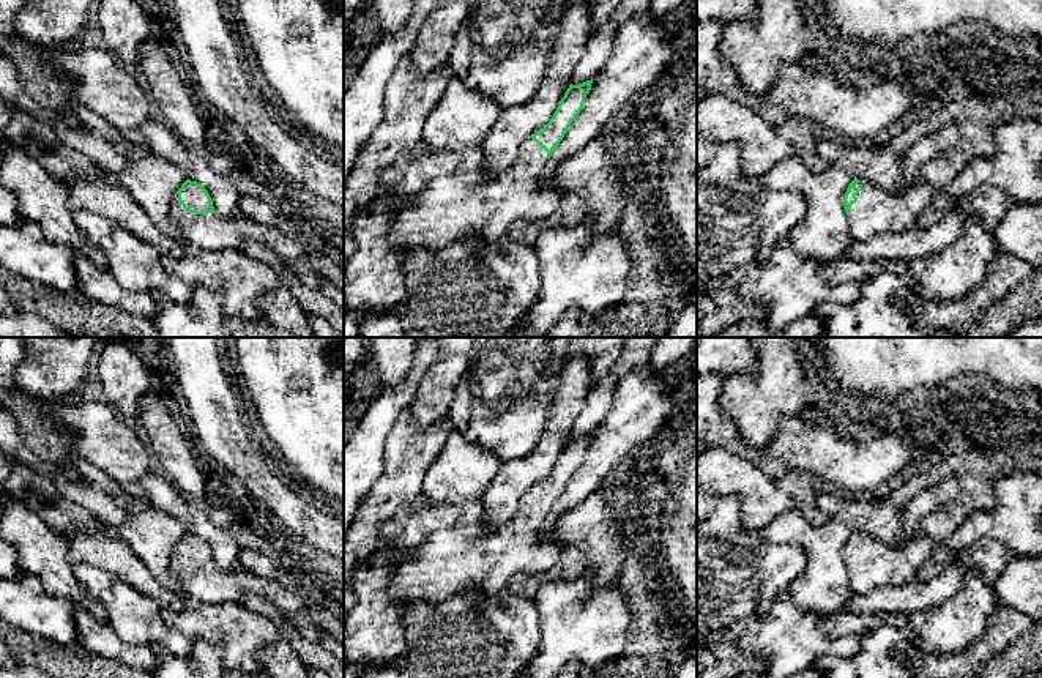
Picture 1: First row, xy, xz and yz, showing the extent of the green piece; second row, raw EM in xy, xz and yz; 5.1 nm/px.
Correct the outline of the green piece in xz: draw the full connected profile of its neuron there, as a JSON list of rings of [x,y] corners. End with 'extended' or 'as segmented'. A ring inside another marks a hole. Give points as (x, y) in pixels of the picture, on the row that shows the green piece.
[[[593,79],[579,85],[571,84],[550,121],[520,145],[512,166],[500,175],[487,173],[479,147],[443,151],[421,143],[400,153],[381,170],[377,194],[377,199],[394,199],[393,208],[386,213],[393,219],[389,240],[405,254],[418,248],[443,251],[470,235],[492,243],[506,235],[519,219],[541,221],[553,214],[561,197],[552,188],[552,181],[544,178],[544,167],[583,109],[591,84]]] | extended

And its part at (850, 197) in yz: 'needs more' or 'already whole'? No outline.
needs more

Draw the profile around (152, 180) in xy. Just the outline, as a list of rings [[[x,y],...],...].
[[[73,102],[71,109],[84,128],[99,134],[128,159],[128,167],[114,180],[132,196],[164,233],[186,244],[183,227],[172,219],[172,202],[188,180],[184,173],[147,147],[131,143],[114,125],[85,106]]]

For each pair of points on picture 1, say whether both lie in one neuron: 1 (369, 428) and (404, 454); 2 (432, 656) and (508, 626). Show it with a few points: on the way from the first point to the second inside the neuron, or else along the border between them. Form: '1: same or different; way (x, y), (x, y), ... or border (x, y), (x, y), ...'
1: different; border (405, 409), (385, 442), (385, 470), (379, 476)
2: same; way (451, 656), (475, 656), (489, 644)

